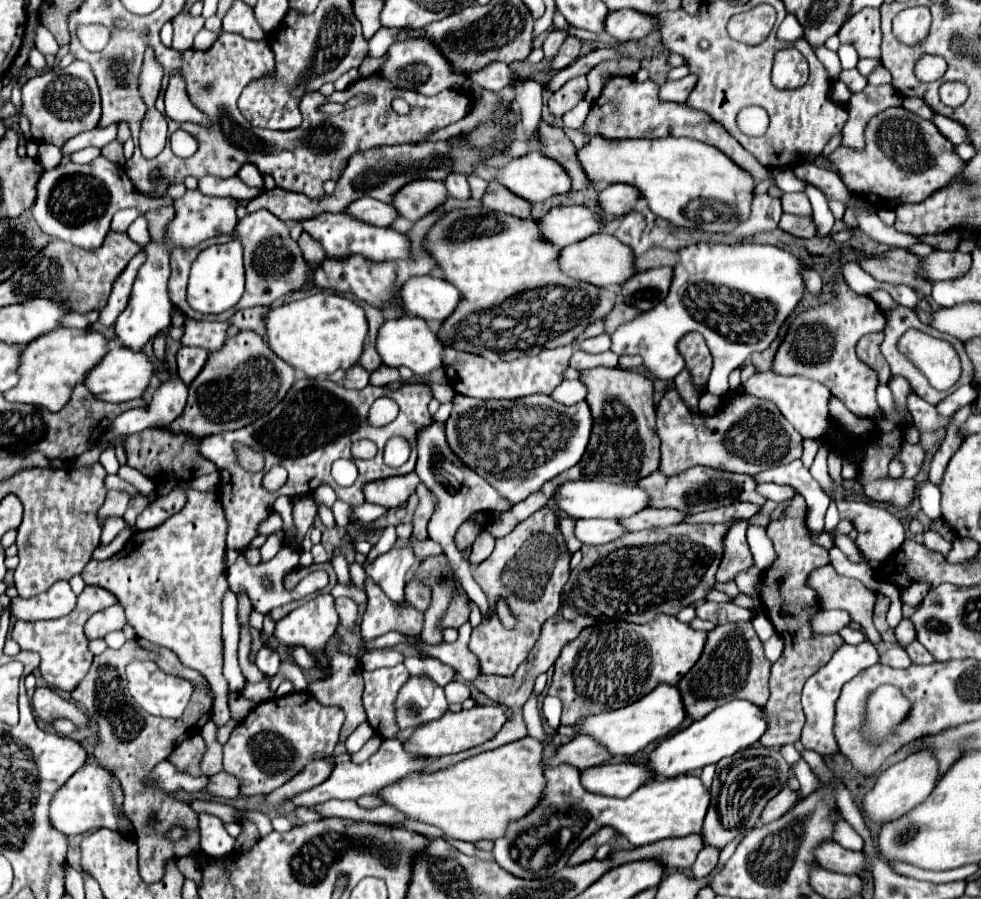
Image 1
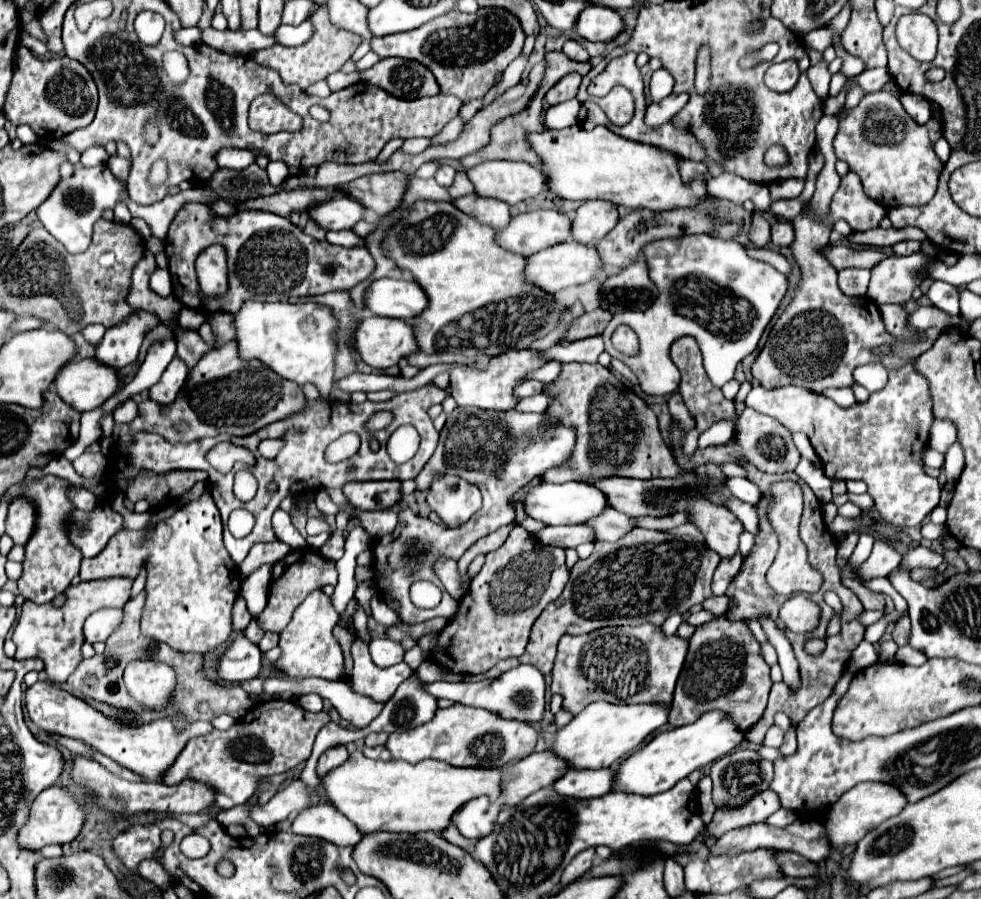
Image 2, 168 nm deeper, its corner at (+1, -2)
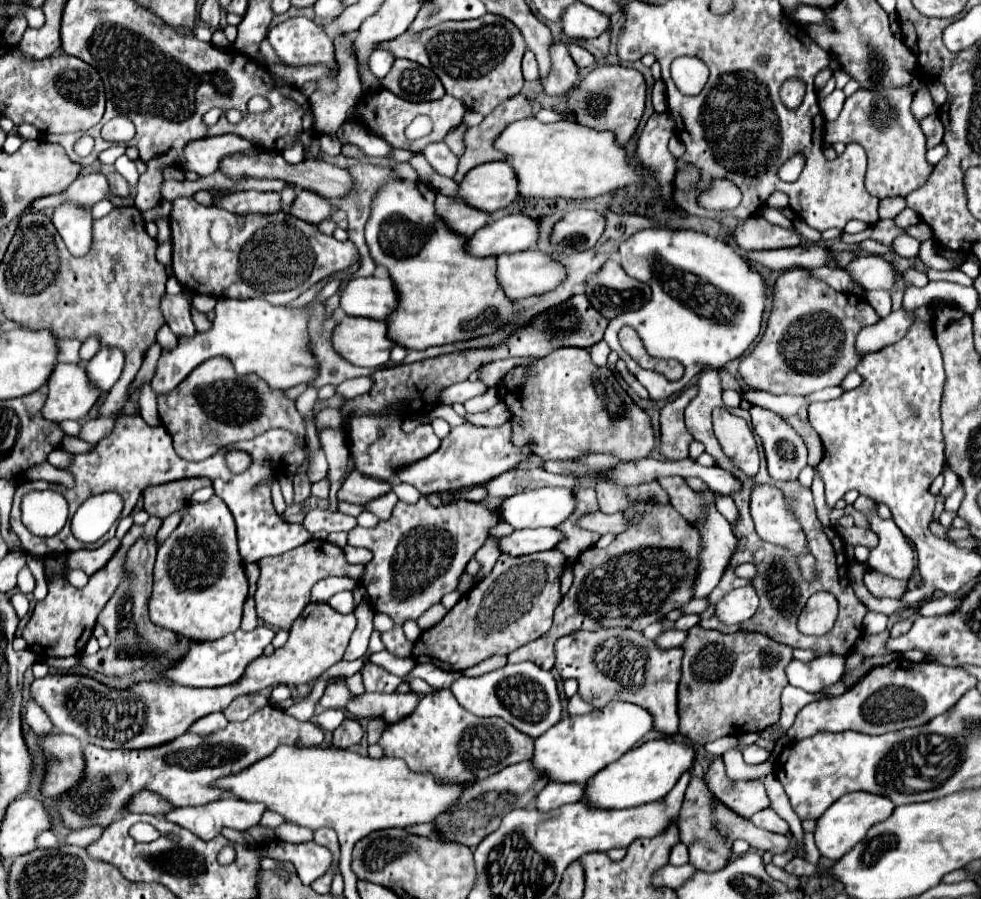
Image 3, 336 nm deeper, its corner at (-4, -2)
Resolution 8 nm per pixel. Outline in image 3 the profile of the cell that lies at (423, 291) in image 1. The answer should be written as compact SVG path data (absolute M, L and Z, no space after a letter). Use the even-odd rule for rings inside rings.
M356 277L344 283L340 295L340 309L346 315L388 319L398 307L398 291L390 277Z

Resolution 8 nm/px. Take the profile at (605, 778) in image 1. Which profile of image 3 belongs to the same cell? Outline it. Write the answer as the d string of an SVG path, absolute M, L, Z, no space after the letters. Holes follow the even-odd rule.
M552 781L536 797L536 807L542 811L552 811L560 805L582 801L584 793L586 793L584 785L562 785L560 781Z

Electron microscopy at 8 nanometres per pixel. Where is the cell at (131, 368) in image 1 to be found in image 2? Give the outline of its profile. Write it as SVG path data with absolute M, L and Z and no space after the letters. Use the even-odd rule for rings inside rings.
M75 359L69 361L53 381L57 395L75 411L91 411L101 407L119 387L119 375L113 369L105 369L105 365L97 365L97 359Z

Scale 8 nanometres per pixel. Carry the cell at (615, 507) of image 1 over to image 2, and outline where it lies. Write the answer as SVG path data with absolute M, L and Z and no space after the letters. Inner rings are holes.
M541 481L535 485L527 497L523 499L523 511L527 517L541 521L543 525L579 525L587 519L597 517L607 507L607 501L601 491L585 485L583 481L569 481L569 483L545 483Z

